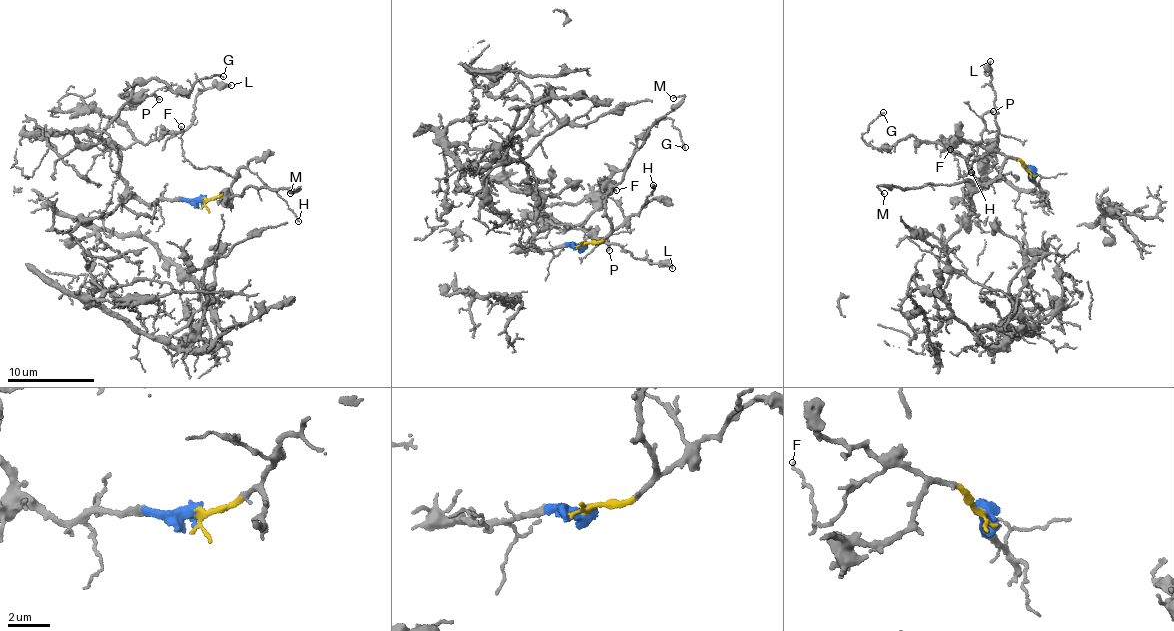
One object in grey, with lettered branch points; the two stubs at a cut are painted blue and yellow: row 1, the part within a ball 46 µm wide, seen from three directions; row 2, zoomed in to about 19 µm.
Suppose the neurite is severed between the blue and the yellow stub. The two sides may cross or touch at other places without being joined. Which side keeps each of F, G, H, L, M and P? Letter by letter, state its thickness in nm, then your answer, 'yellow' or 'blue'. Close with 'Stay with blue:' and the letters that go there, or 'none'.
F: 110 nm | yellow
G: 170 nm | blue
H: 120 nm | yellow
L: 300 nm | blue
M: 110 nm | yellow
P: 180 nm | blue
Stay with blue: G, L, P

